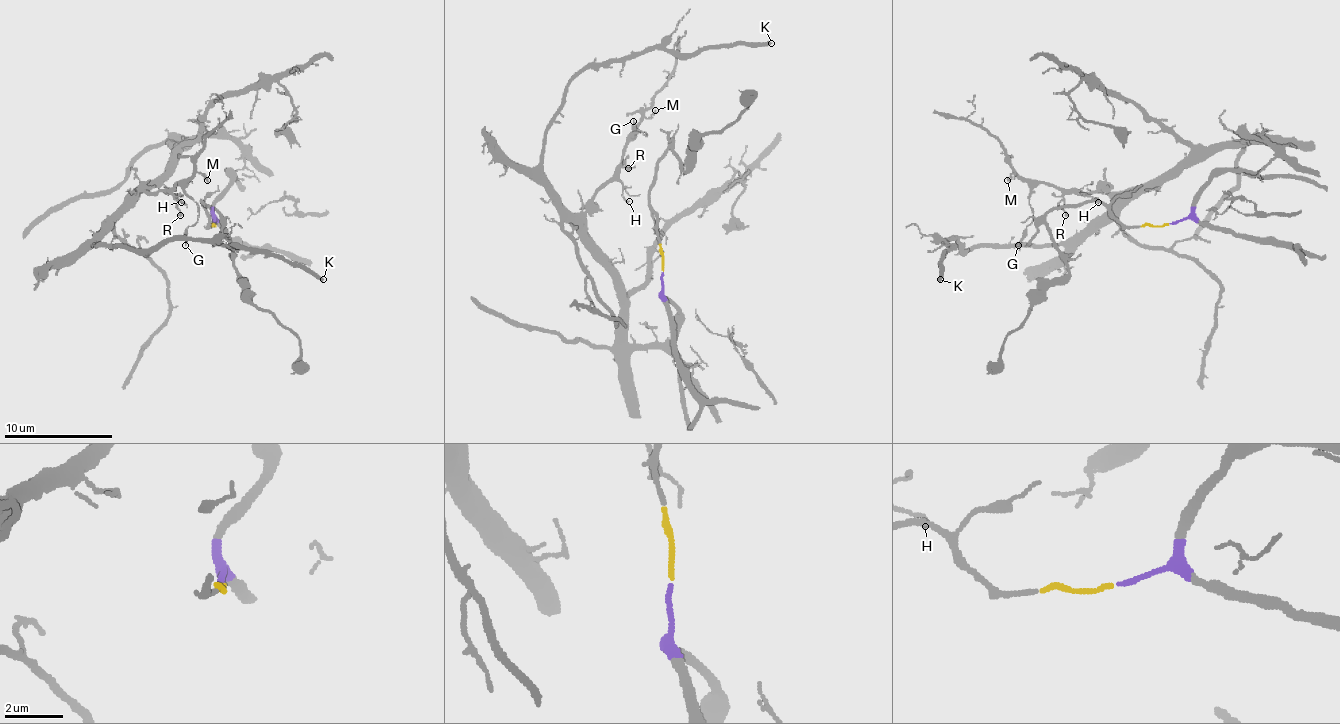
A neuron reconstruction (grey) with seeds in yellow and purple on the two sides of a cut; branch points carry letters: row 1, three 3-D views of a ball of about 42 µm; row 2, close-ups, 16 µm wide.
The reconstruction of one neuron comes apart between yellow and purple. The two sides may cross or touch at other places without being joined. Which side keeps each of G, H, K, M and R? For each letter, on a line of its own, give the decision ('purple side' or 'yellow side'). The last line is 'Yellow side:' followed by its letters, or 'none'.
G: purple side
H: purple side
K: purple side
M: purple side
R: purple side
Yellow side: none

